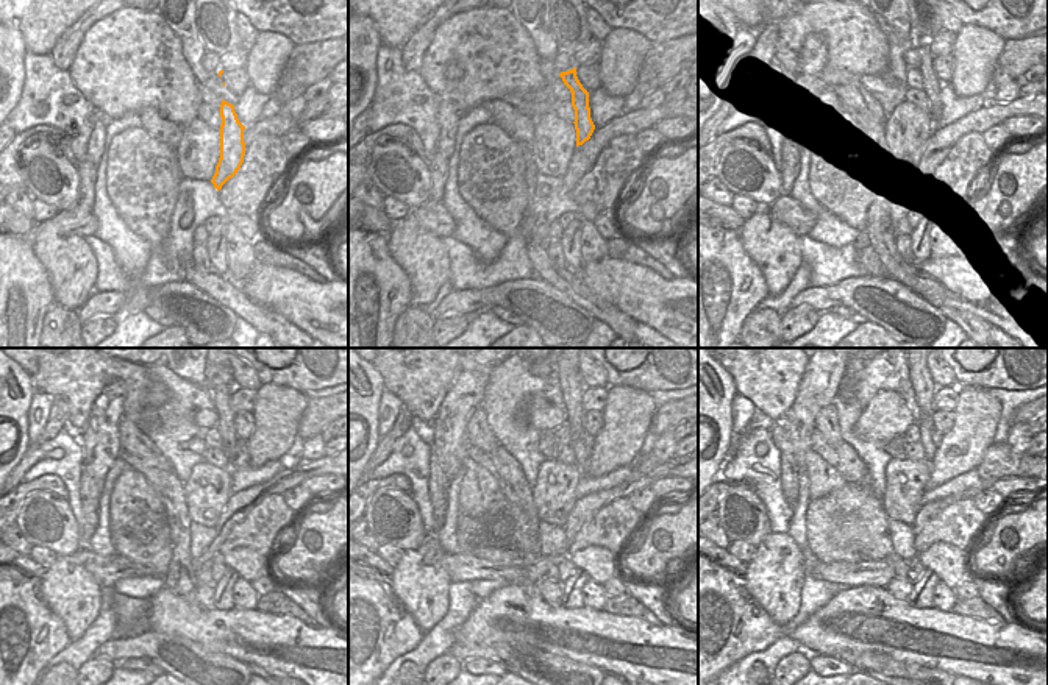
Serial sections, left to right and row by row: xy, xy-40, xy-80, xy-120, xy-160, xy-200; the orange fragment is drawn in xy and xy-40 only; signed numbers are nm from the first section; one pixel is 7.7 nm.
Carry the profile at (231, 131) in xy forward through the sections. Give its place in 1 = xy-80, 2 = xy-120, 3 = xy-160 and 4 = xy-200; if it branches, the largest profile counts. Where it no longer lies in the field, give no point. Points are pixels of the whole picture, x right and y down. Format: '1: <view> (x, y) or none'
1: xy-80 (923, 78)
2: xy-120 (221, 392)
3: xy-160 (570, 379)
4: xy-200 (922, 383)

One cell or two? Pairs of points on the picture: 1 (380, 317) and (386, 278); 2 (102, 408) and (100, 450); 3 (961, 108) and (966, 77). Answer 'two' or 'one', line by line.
1: one
2: one
3: two

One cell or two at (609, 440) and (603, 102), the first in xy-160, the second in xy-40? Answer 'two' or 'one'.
two

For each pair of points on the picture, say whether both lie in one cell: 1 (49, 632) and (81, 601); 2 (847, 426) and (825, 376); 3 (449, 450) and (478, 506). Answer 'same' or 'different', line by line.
1: different
2: different
3: different

